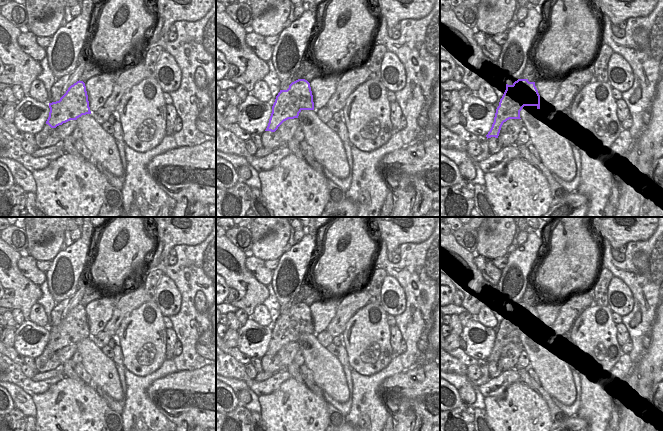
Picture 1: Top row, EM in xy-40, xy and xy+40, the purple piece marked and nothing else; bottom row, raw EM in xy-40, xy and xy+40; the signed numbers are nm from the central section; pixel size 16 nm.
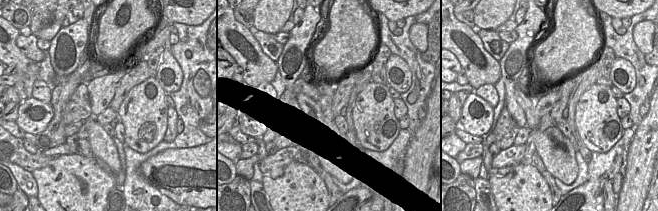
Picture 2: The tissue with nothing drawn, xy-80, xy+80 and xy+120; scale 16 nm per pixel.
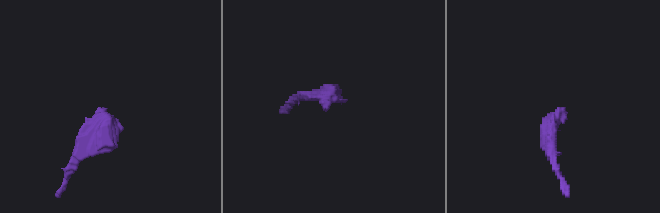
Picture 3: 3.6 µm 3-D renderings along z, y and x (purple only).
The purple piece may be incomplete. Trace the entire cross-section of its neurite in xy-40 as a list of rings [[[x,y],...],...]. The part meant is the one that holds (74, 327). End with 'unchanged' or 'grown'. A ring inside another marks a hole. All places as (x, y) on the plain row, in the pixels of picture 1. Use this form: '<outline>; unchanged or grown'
[[[79,304],[71,309],[59,325],[49,327],[49,332],[46,348],[51,352],[91,338],[85,307]]]; unchanged

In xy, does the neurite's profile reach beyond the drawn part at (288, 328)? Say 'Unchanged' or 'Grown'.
Unchanged

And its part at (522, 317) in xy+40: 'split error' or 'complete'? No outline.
complete

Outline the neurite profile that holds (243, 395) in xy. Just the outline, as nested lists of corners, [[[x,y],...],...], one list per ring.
[[[242,389],[237,393],[239,404],[248,404],[251,401],[251,396],[248,390]]]

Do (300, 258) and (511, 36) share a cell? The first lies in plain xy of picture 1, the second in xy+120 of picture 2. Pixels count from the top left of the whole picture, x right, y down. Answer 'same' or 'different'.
different

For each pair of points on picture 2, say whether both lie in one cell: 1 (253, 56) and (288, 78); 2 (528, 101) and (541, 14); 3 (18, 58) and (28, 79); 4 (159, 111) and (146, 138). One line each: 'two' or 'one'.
1: two
2: two
3: one
4: one

